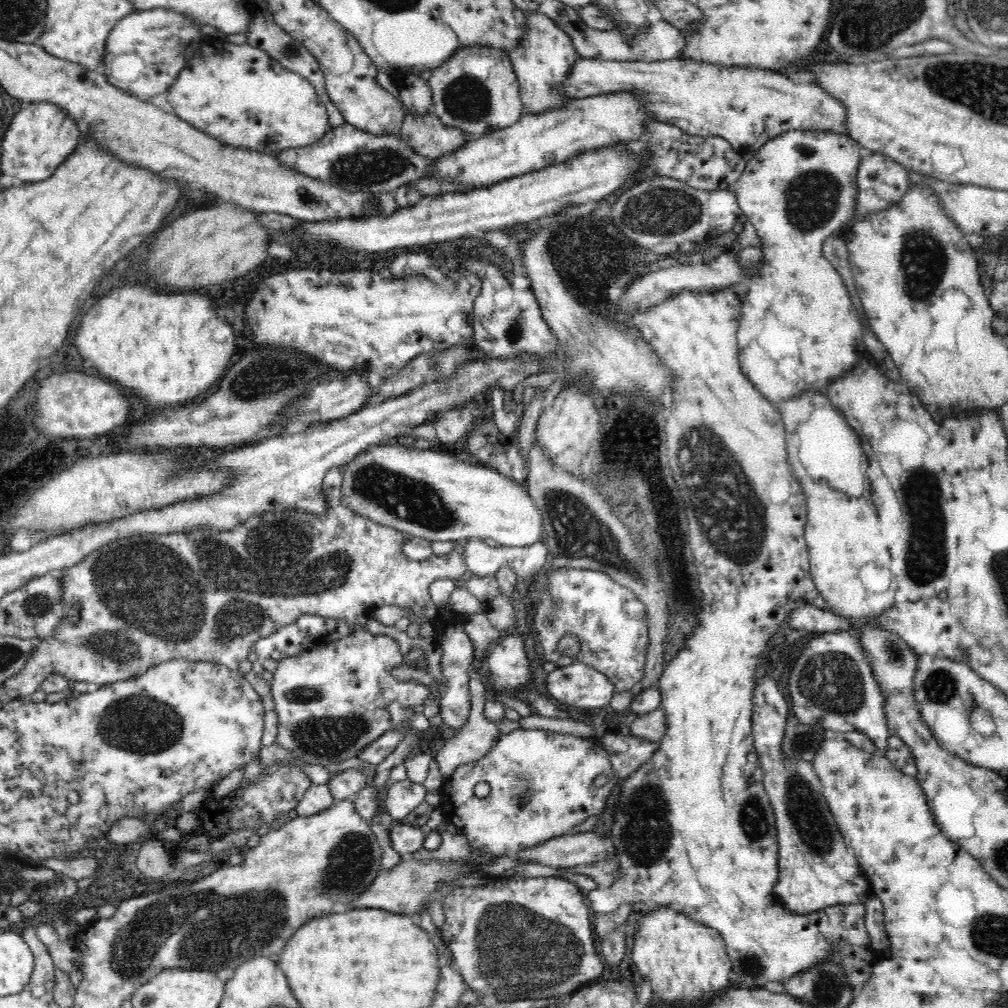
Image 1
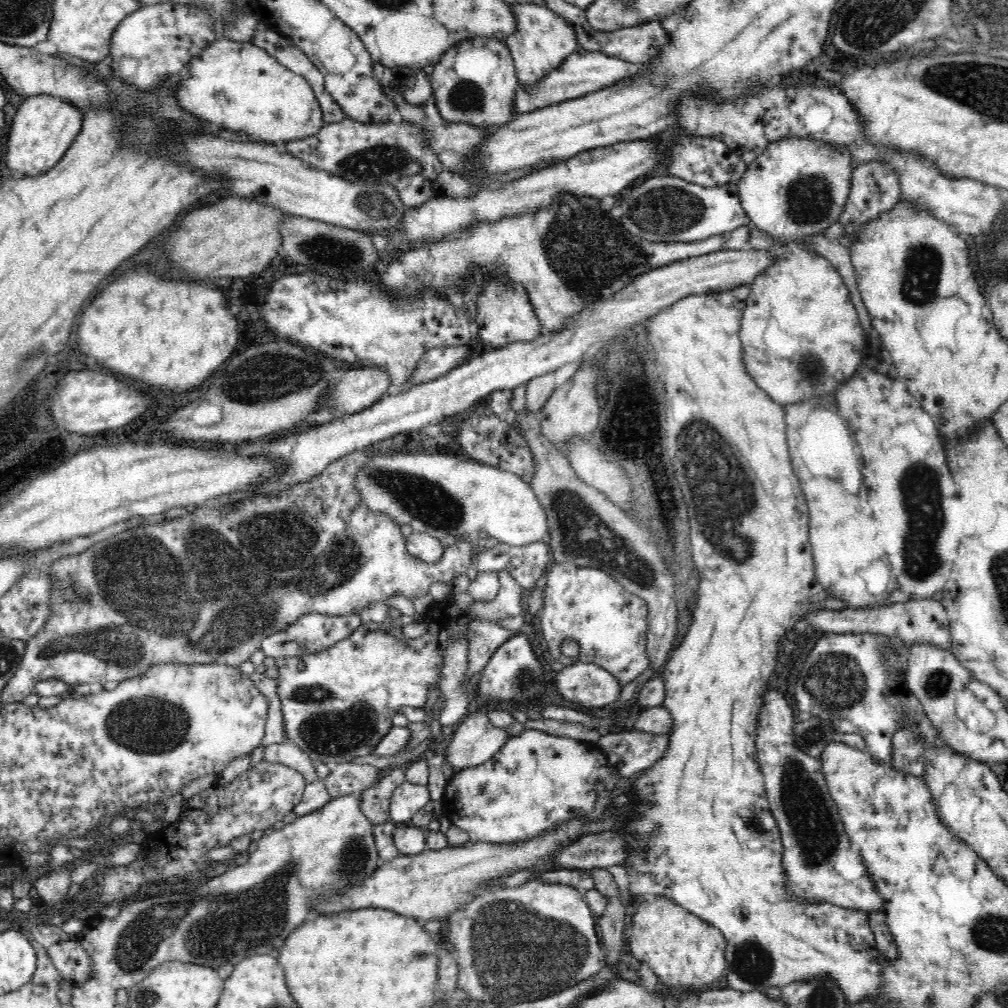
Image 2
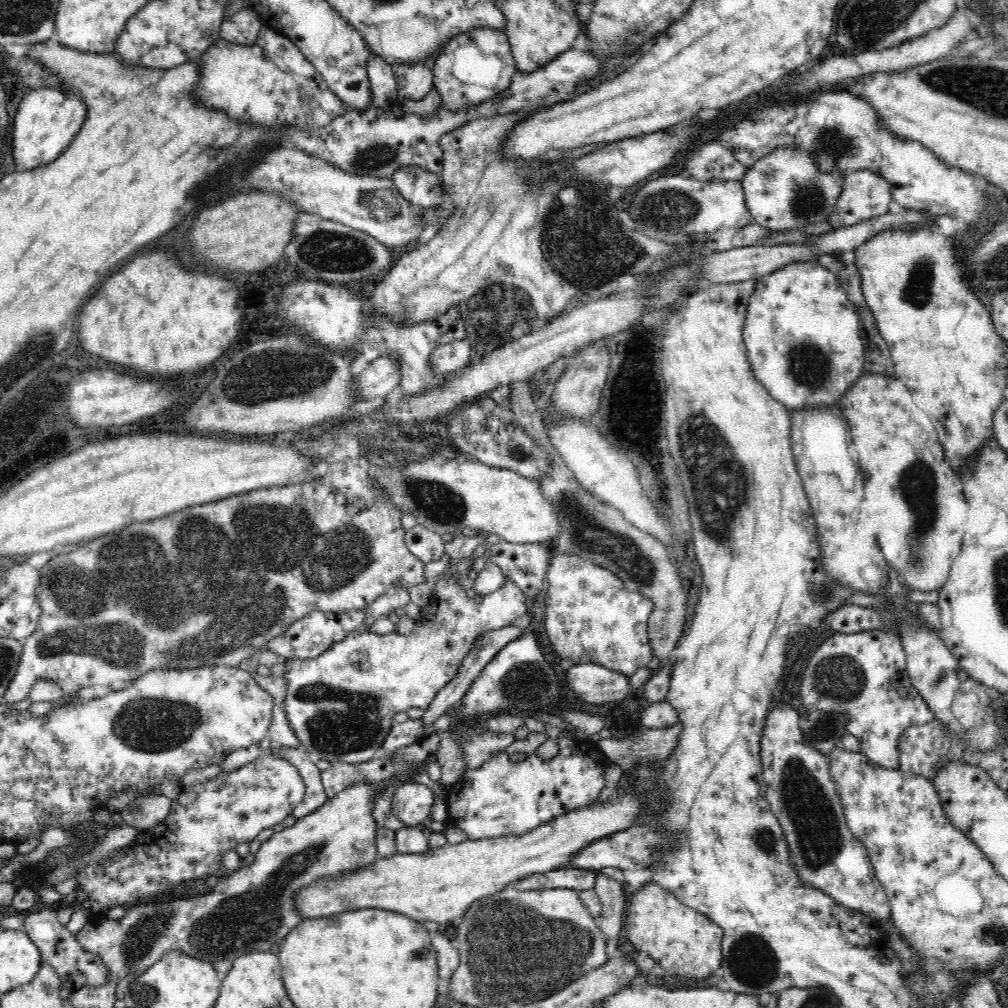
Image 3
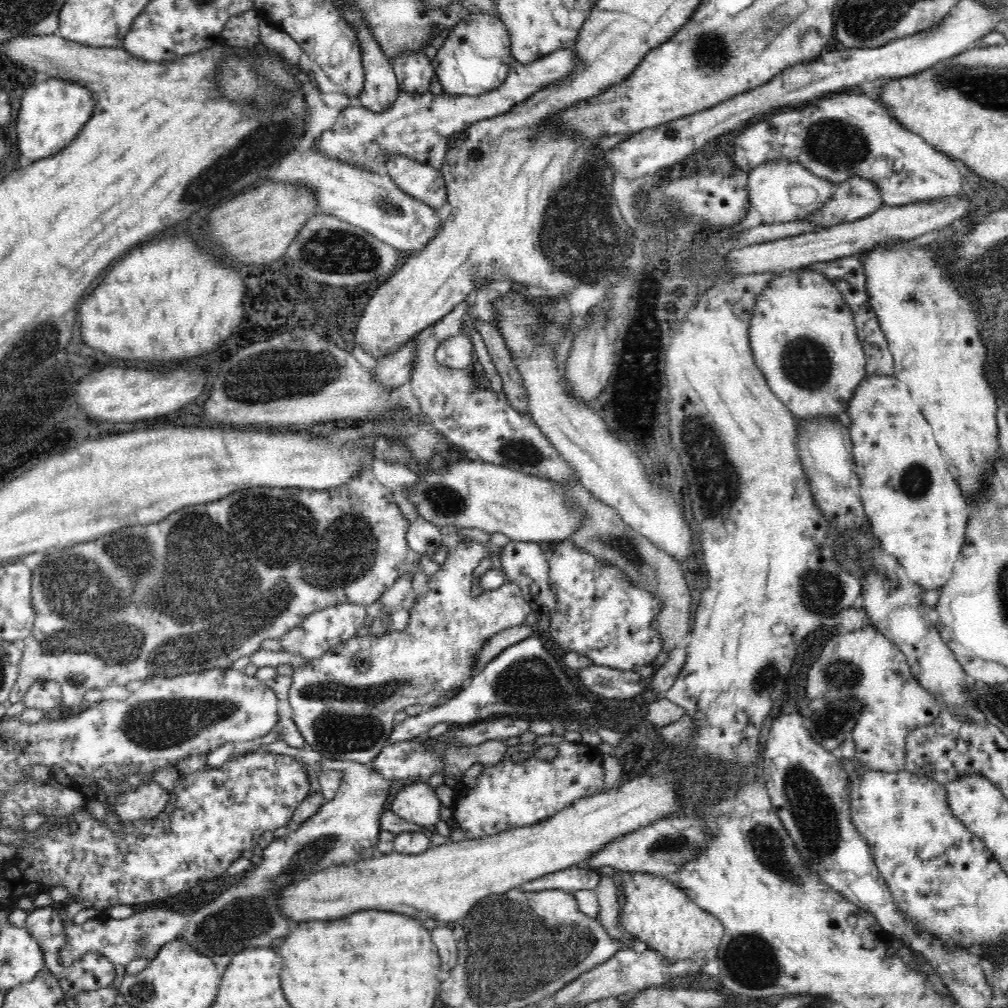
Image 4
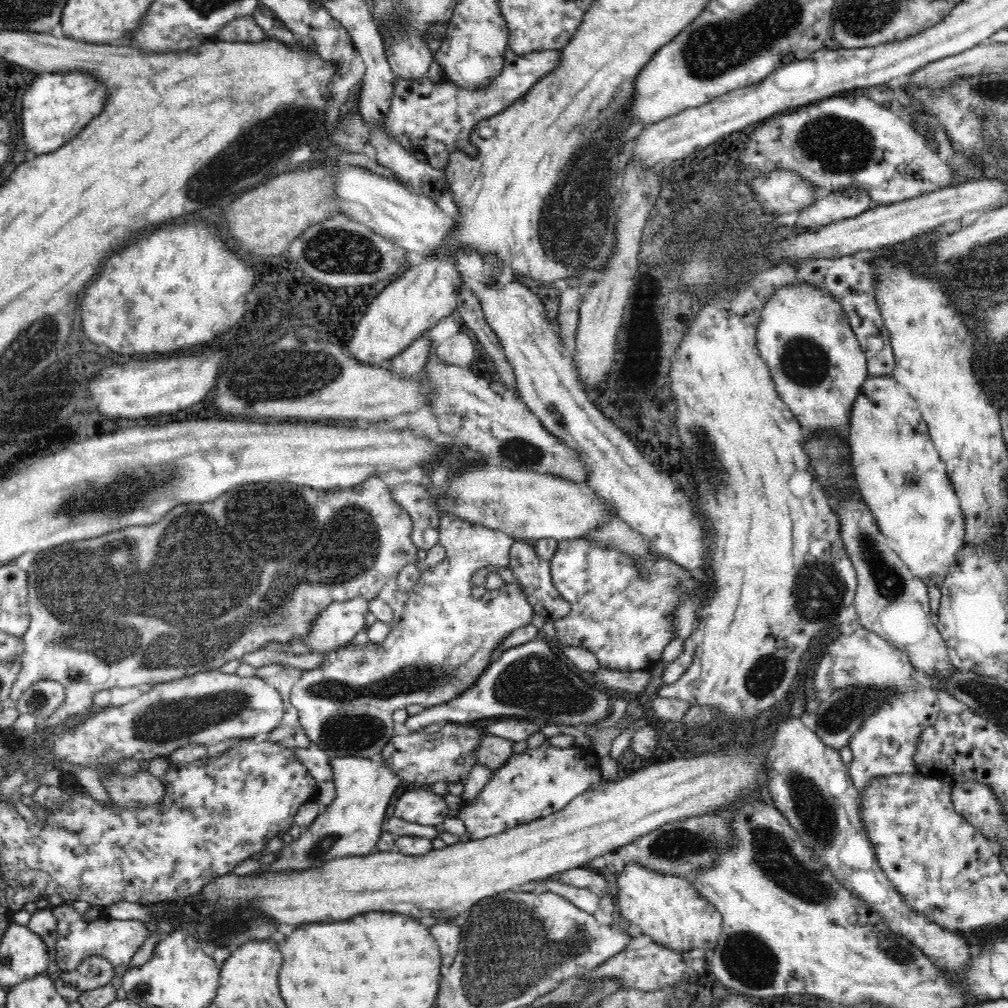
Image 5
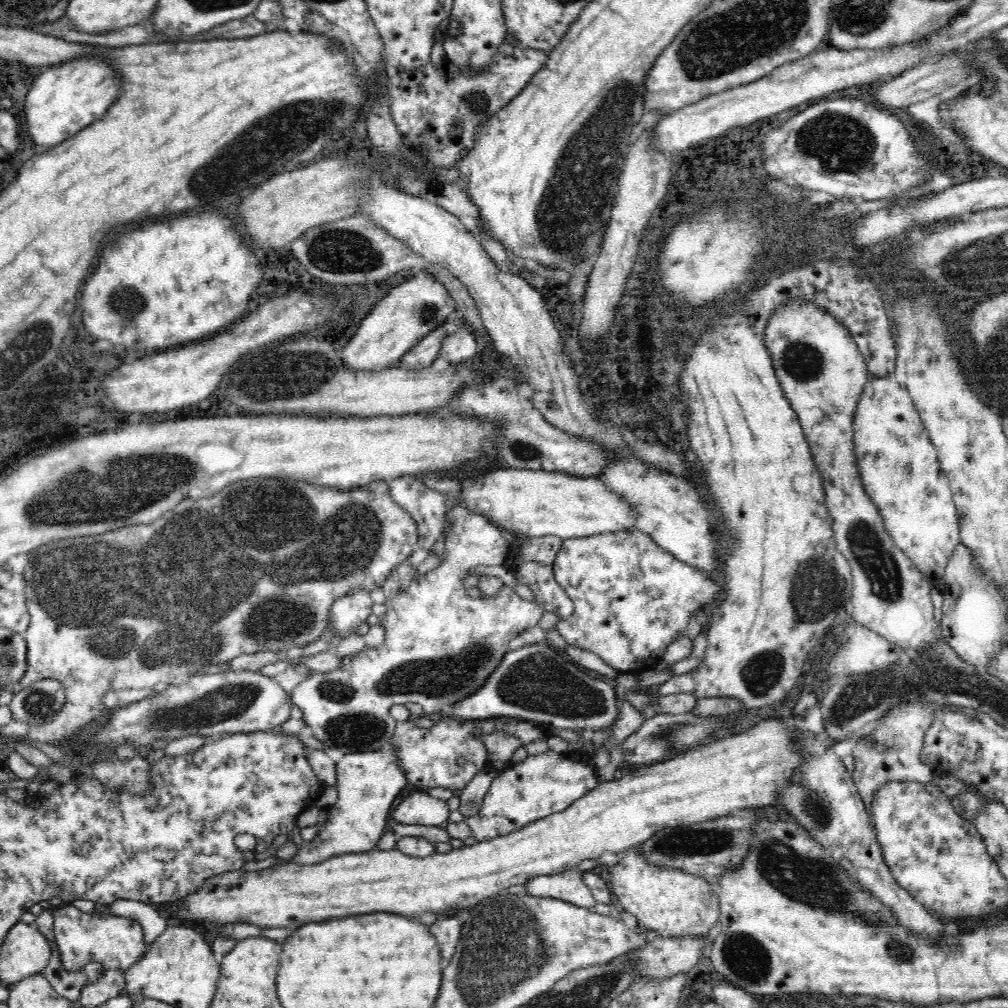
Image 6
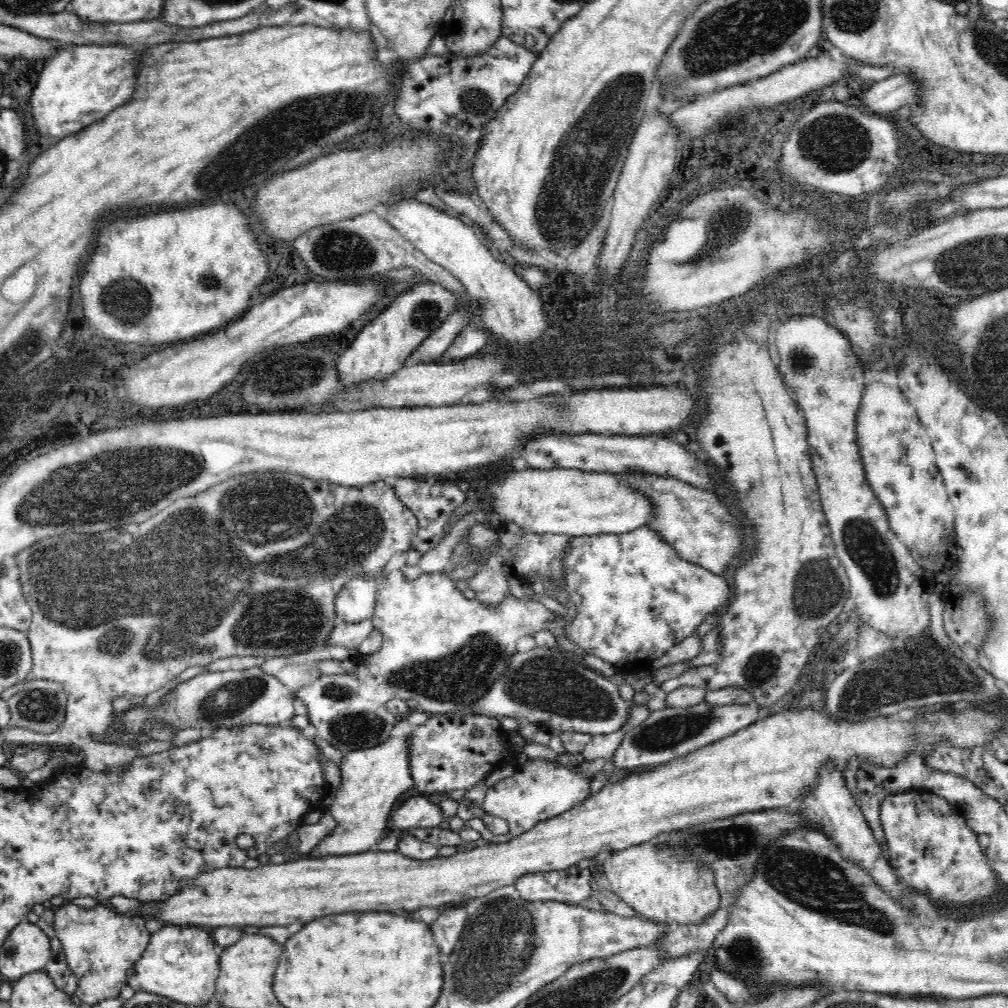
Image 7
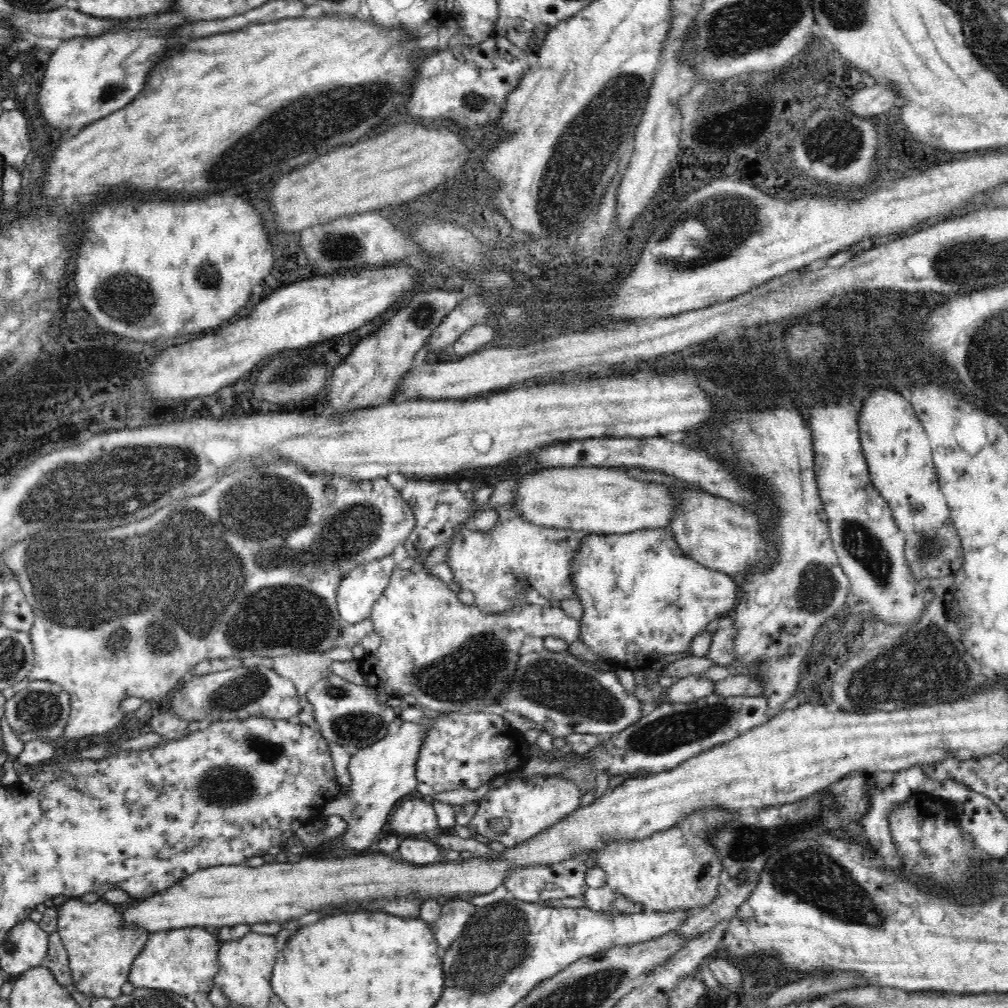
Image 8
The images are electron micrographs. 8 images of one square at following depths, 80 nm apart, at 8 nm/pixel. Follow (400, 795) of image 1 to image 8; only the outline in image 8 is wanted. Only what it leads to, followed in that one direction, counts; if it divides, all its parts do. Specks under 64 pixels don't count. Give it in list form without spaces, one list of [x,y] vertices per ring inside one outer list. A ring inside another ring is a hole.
[[[423,798],[401,802],[389,823],[396,835],[404,833],[418,837],[422,832],[434,833],[440,830],[435,808]]]

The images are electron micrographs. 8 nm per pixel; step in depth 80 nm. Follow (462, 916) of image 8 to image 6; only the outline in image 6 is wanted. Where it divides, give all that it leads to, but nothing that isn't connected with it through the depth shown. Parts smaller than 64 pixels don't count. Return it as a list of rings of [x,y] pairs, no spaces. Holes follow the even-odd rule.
[[[454,915],[440,917],[432,926],[430,932],[434,934],[434,938],[440,944],[440,952],[442,952],[442,970],[450,964],[450,960],[456,952],[456,946],[460,942],[462,936],[463,921]]]

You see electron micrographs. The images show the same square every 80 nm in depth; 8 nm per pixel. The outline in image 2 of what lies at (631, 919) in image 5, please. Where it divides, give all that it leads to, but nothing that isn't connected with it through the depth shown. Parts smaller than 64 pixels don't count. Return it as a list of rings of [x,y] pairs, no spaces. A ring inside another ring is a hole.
[[[663,896],[642,897],[637,901],[638,910],[632,919],[629,945],[638,962],[647,964],[668,989],[676,988],[676,992],[702,991],[713,984],[723,986],[728,944],[720,929]]]

